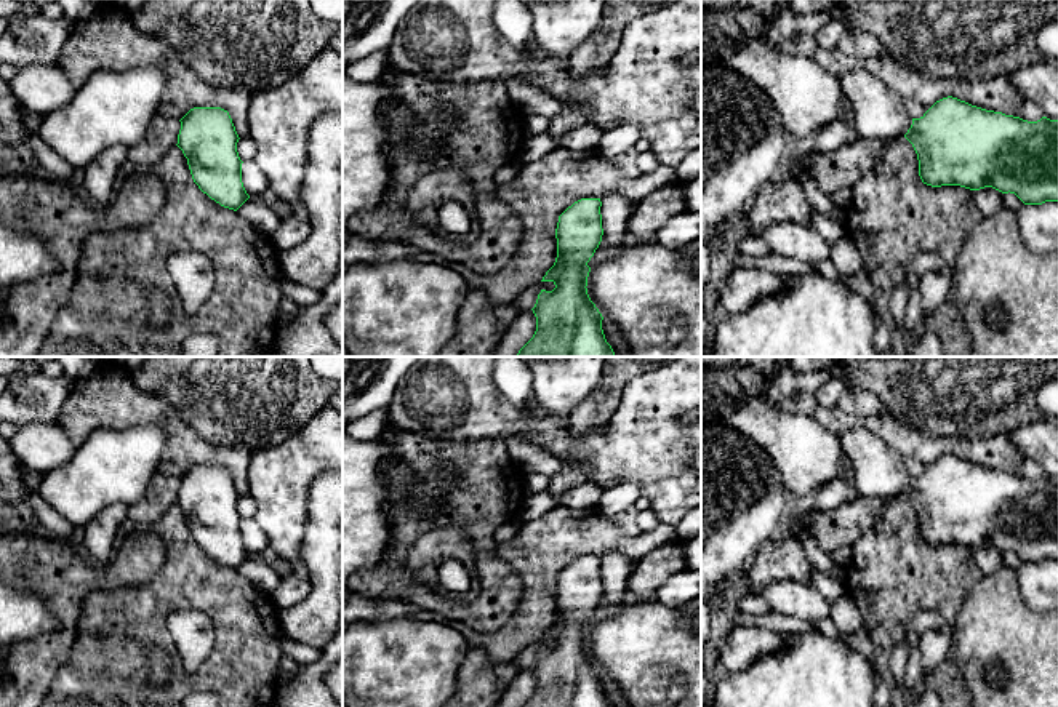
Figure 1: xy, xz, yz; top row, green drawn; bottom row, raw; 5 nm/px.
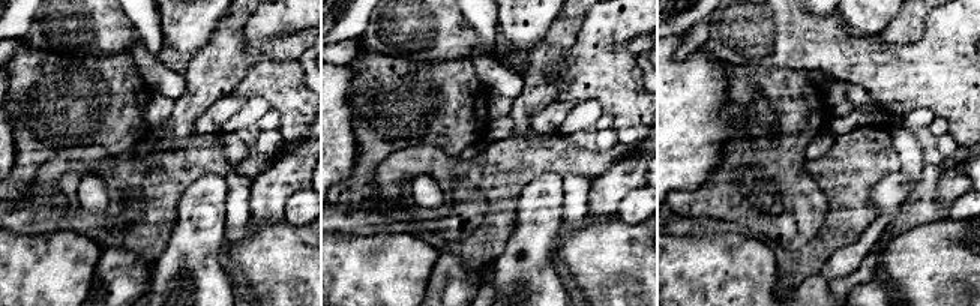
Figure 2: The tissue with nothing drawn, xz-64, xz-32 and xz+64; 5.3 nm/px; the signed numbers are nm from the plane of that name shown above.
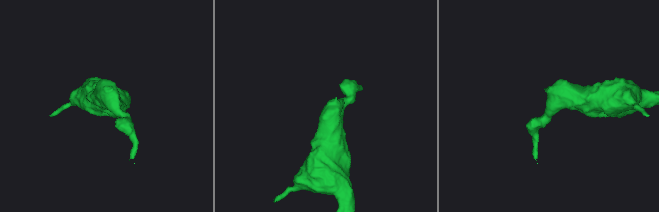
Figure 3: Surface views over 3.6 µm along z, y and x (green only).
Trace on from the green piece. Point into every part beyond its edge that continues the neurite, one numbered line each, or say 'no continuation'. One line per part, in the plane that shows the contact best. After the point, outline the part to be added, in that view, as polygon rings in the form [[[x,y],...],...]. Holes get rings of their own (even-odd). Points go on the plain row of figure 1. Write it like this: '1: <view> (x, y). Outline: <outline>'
1: yz (877, 469). Outline: [[[853,427],[840,435],[842,448],[853,465],[860,496],[904,494],[912,477],[895,449],[866,427]]]

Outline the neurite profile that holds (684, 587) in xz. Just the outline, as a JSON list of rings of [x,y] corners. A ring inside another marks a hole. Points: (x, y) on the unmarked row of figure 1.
[[[682,571],[671,576],[656,592],[655,601],[679,608],[701,597],[701,573]]]

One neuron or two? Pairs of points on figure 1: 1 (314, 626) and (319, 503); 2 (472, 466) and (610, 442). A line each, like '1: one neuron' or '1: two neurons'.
1: one neuron
2: two neurons

